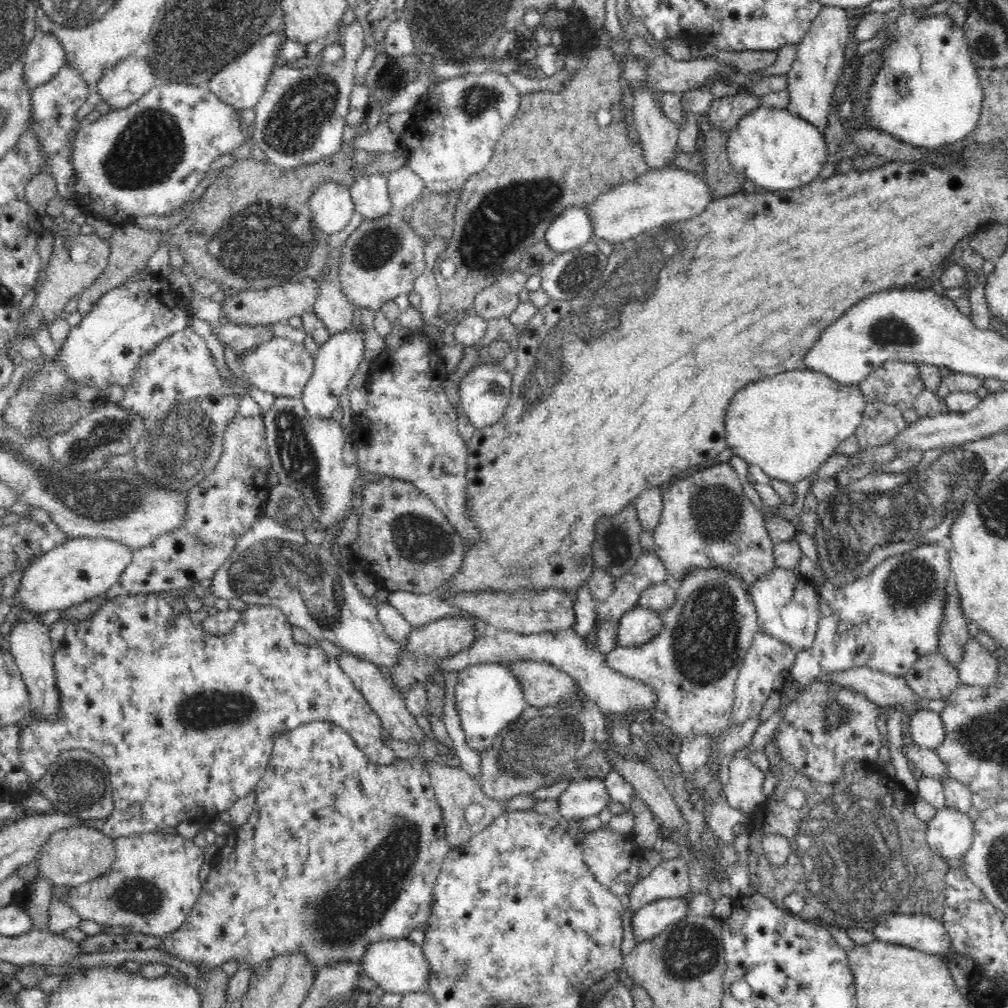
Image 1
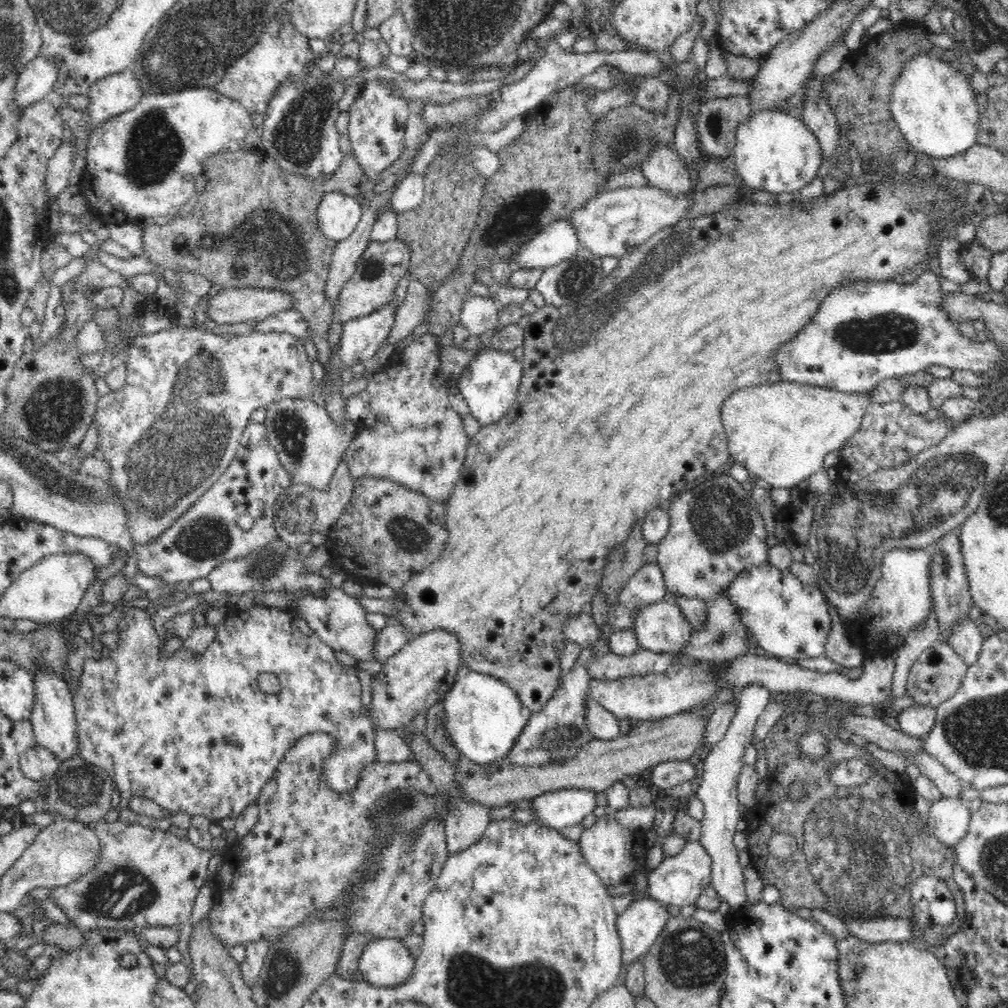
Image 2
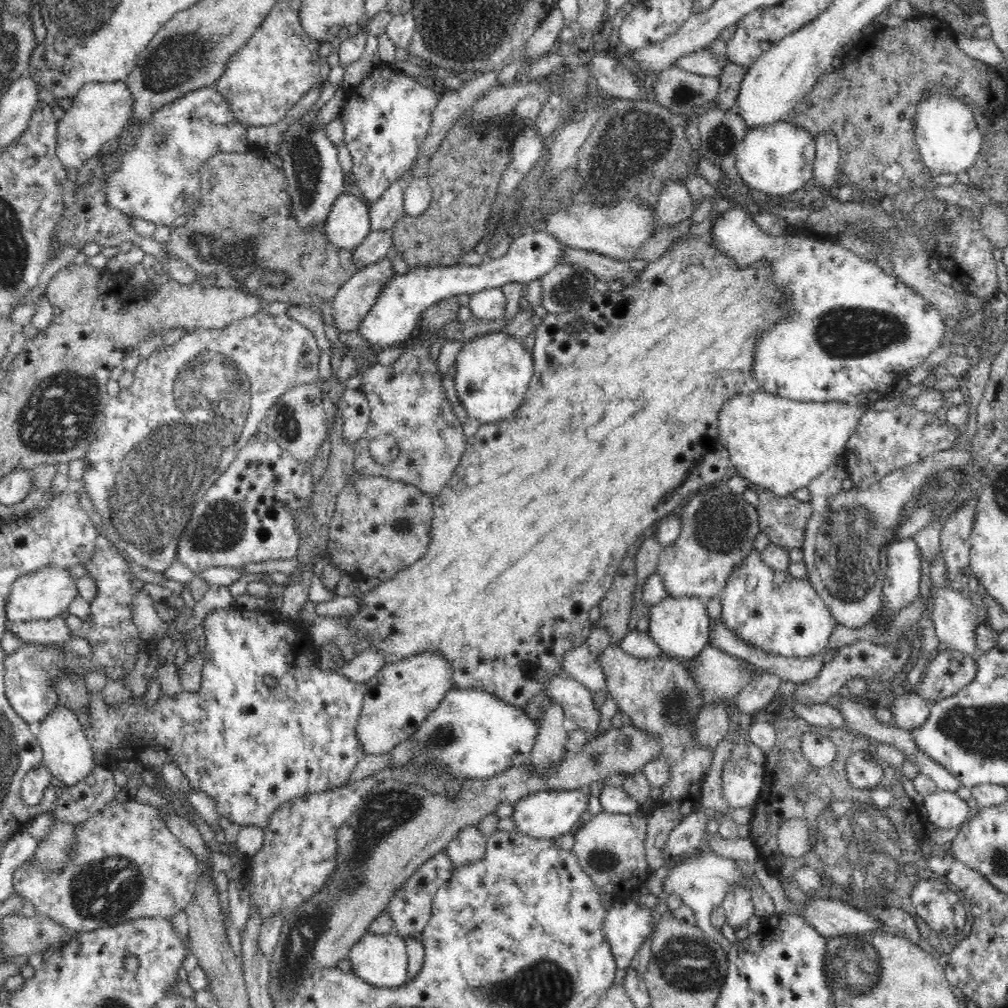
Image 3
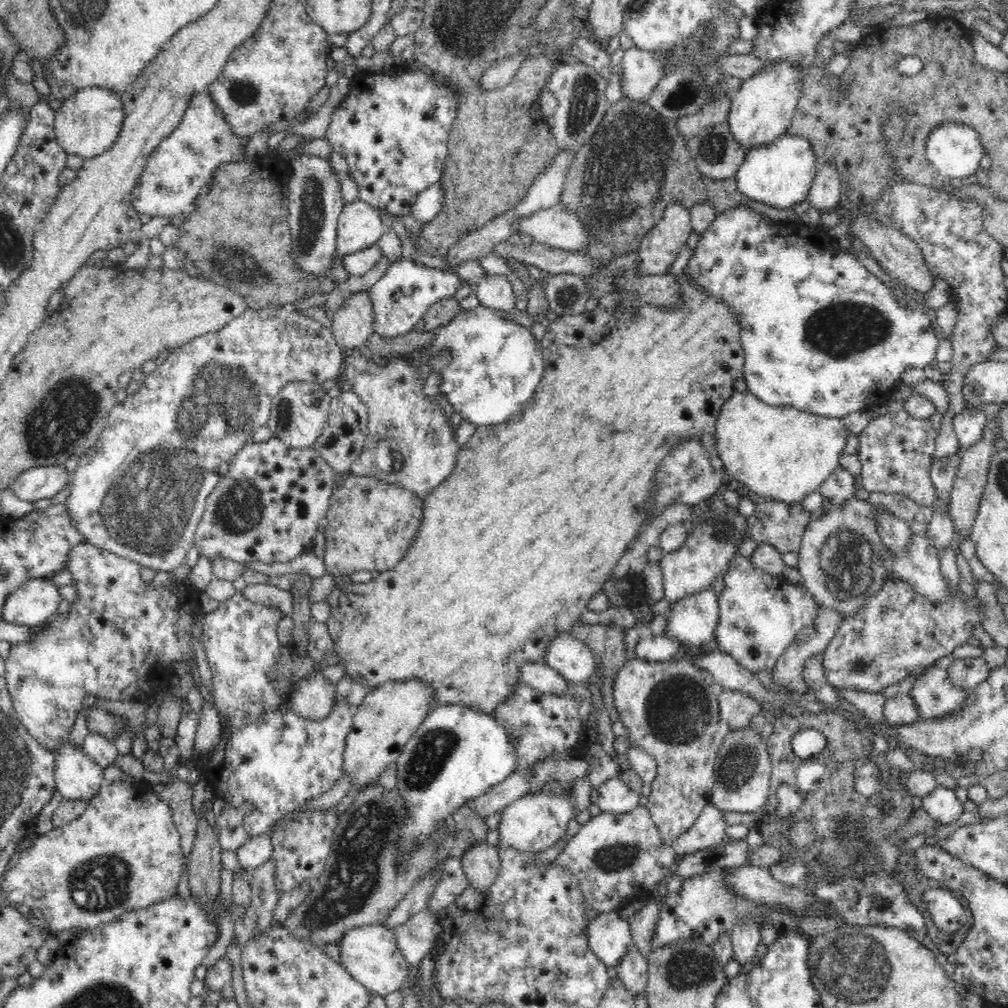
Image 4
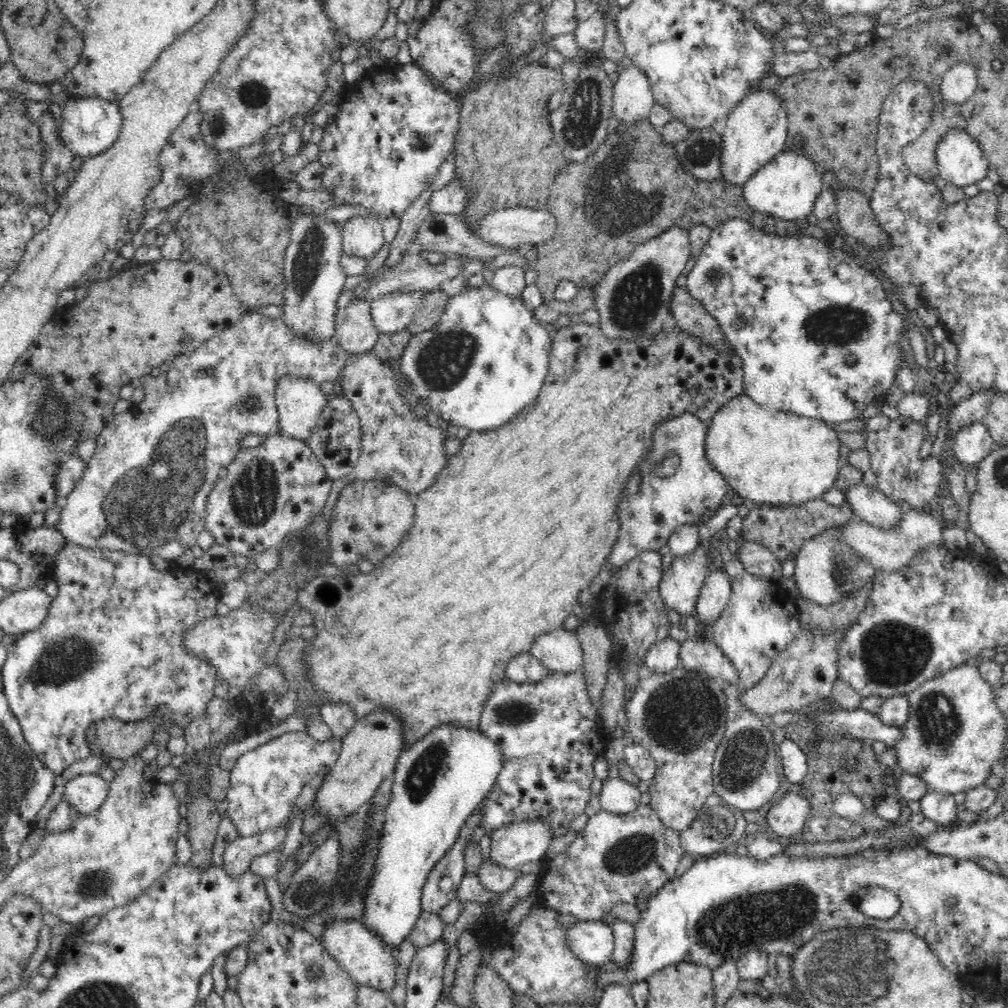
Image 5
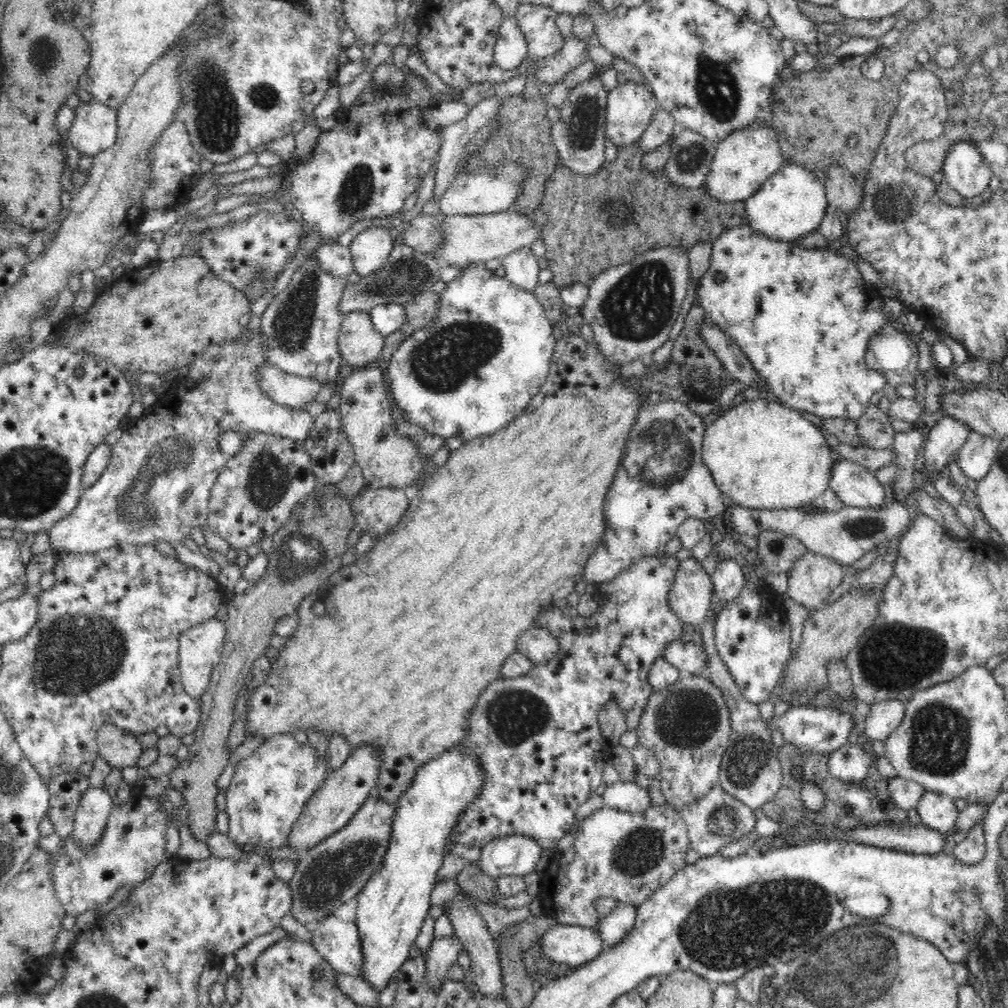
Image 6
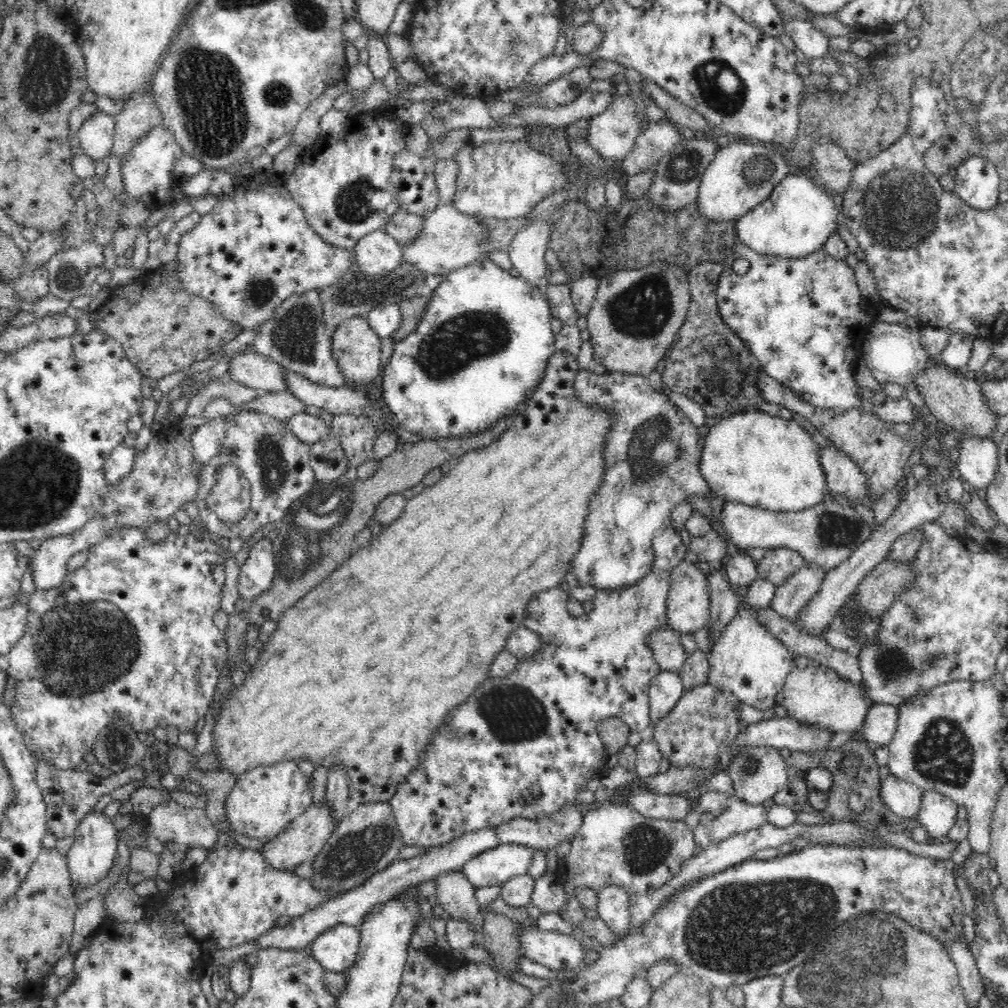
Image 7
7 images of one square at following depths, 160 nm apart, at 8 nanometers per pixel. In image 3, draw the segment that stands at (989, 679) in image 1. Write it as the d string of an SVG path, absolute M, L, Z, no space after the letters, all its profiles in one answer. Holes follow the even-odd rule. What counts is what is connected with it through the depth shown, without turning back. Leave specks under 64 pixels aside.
M944 585L930 594L934 602L933 622L936 636L948 649L970 656L979 654L976 648L977 607L966 593Z

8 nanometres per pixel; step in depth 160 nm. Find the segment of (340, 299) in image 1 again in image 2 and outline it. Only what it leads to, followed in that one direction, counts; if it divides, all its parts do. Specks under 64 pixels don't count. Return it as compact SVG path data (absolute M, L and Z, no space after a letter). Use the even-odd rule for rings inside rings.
M396 180L395 186L388 192L376 194L371 201L370 206L363 210L361 219L356 225L354 231L350 233L348 238L338 241L336 243L334 254L332 254L332 262L330 264L330 271L325 282L325 293L327 301L336 310L336 302L338 302L338 294L344 284L350 280L350 277L356 271L356 264L362 258L362 252L371 242L371 232L373 229L374 221L377 219L378 213L390 207L392 204L392 194L396 190L396 186L401 181Z

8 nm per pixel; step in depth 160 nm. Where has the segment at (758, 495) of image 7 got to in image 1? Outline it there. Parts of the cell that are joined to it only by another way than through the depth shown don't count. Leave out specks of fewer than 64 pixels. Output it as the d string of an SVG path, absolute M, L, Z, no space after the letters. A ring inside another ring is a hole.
M810 369L781 372L776 376L760 379L736 391L725 416L727 446L734 455L749 465L756 464L769 476L789 485L811 476L836 446L855 434L862 422L867 400L858 386L845 386L834 382L828 375Z

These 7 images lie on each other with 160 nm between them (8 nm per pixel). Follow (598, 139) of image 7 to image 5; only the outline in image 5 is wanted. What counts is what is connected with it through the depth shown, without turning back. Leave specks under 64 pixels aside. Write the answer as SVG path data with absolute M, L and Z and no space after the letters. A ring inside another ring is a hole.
M632 63L614 75L615 85L612 96L612 121L638 124L649 118L655 103L654 93L648 75Z

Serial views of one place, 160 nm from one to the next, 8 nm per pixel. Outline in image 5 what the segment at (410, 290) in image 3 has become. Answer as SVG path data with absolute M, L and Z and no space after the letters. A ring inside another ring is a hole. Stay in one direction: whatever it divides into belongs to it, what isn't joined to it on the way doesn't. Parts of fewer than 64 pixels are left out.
M421 288L414 293L396 291L370 302L371 317L378 332L390 334L407 329L426 293Z

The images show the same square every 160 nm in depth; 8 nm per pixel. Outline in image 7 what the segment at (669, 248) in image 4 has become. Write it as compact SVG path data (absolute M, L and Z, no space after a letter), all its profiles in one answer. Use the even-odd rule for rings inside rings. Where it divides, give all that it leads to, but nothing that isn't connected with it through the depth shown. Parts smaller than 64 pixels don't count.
M653 263L648 268L614 272L600 277L598 290L587 312L587 329L593 346L597 368L604 371L642 375L648 378L658 361L666 358L667 348L674 342L680 327L686 320L691 301L686 267L672 267L666 263Z

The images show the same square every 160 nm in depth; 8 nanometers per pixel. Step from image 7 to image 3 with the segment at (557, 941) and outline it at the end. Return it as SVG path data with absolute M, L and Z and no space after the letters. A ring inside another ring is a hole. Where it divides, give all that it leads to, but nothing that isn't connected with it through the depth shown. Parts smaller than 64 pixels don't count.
M634 898L614 901L604 916L604 933L614 953L616 968L626 970L644 938L652 936L652 909Z

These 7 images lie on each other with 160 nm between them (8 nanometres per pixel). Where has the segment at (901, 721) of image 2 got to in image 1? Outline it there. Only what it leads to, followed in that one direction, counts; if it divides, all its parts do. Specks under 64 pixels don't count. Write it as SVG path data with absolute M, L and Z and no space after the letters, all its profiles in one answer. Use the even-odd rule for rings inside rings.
M922 709L910 714L905 727L907 741L922 748L936 751L945 740L941 713L932 710Z

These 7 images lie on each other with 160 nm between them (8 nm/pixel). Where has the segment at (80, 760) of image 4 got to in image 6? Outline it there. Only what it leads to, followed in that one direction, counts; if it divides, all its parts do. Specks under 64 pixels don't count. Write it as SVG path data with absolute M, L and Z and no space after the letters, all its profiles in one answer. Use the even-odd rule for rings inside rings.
M88 787L75 812L74 830L70 835L82 849L95 845L102 836L113 807L108 790Z

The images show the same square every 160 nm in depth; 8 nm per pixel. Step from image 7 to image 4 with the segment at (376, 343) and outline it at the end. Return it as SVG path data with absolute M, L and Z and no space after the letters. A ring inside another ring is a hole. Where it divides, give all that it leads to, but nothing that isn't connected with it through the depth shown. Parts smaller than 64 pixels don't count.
M368 291L346 298L335 311L331 330L336 342L346 351L365 344L373 333L373 304Z

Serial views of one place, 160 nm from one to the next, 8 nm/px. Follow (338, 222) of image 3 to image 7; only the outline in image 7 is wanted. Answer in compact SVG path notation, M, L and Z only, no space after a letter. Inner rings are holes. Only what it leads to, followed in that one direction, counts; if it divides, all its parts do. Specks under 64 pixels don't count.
M384 228L370 232L353 246L358 261L359 273L385 275L400 268L403 259L402 247Z

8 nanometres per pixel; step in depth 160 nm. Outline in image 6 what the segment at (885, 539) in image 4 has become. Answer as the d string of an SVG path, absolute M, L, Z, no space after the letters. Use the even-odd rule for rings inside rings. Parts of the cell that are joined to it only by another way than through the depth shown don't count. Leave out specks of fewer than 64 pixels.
M843 458L832 464L828 488L838 495L844 506L878 509L884 502L884 487L876 480L874 472Z

